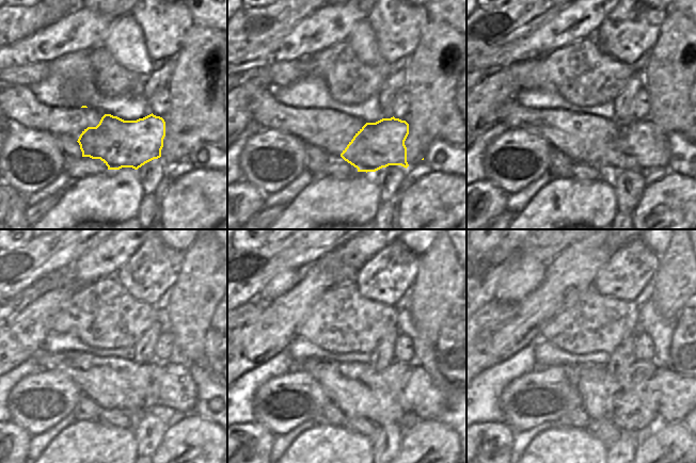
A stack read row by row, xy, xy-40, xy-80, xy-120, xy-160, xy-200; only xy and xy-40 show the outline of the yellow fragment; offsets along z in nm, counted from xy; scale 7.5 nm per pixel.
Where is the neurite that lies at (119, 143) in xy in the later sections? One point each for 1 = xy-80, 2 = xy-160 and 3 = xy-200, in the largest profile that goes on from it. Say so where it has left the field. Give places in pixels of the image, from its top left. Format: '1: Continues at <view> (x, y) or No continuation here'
1: Continues at xy-80 (639, 145)
2: Continues at xy-160 (427, 400)
3: Continues at xy-200 (679, 395).

